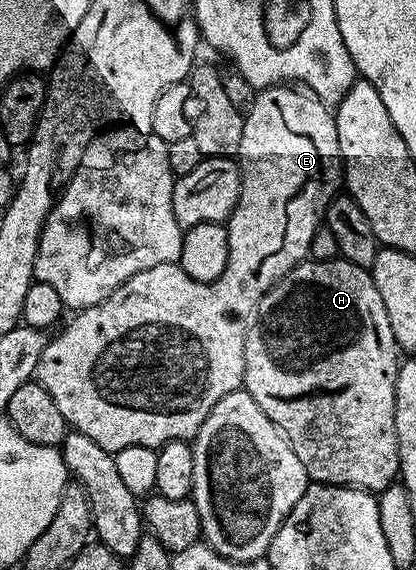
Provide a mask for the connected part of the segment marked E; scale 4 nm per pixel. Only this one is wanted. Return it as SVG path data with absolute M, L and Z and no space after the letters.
M277 85L265 87L259 92L254 105L244 116L242 129L242 145L238 156L240 164L240 192L238 201L232 210L232 216L226 221L228 229L228 260L226 269L222 269L222 277L212 283L194 281L184 272L179 262L154 265L154 269L146 269L134 277L127 279L116 291L110 292L98 305L85 307L72 319L72 324L61 333L52 337L41 355L36 367L35 378L50 393L54 403L61 410L62 417L75 430L90 437L102 449L113 453L126 449L127 446L148 446L159 449L165 443L176 440L191 441L195 439L202 421L226 397L226 393L241 390L244 381L244 346L248 336L248 328L254 319L254 312L260 306L260 299L286 273L290 273L299 263L309 258L308 250L314 233L324 223L324 212L329 203L336 198L342 183L342 164L340 162L340 146L338 145L338 129L336 116L318 96L307 89L296 85Z

